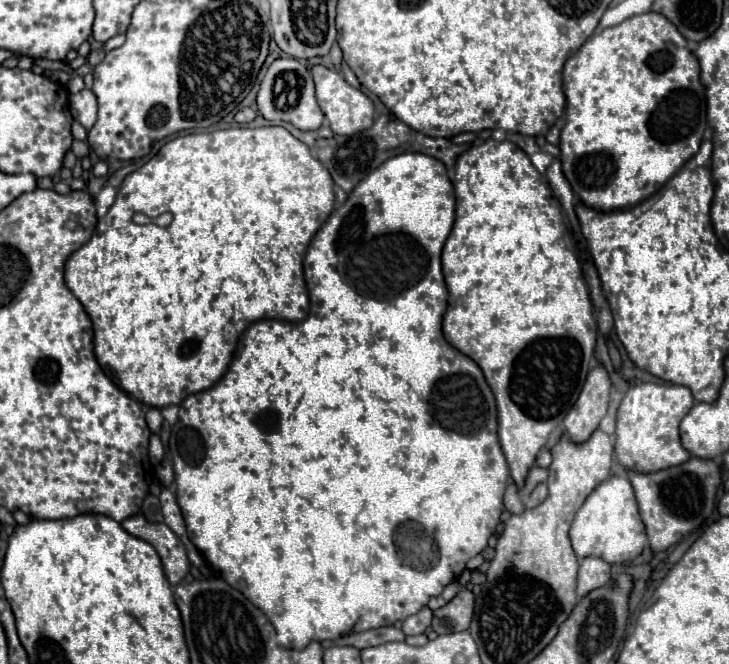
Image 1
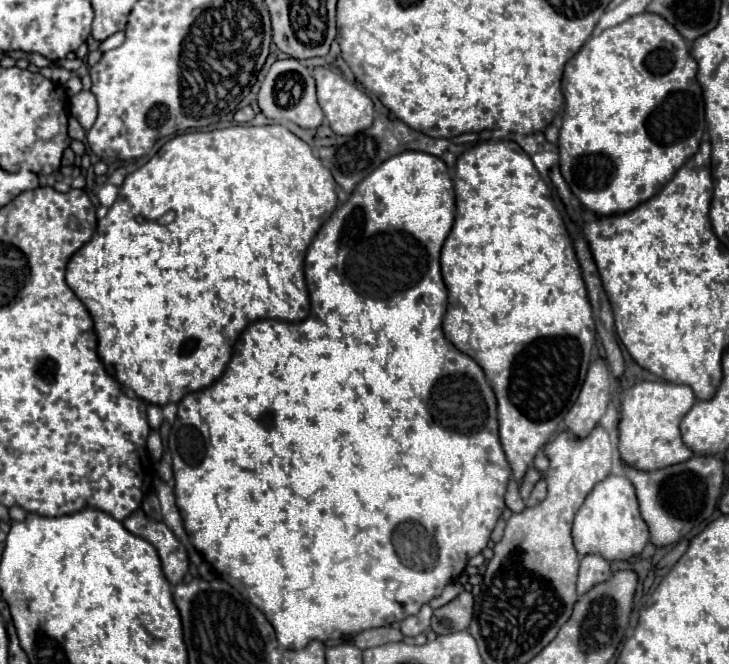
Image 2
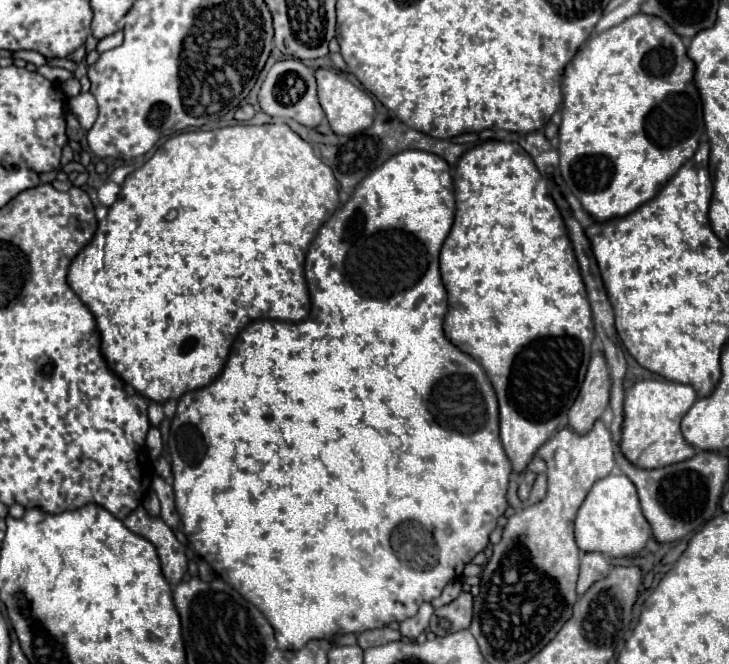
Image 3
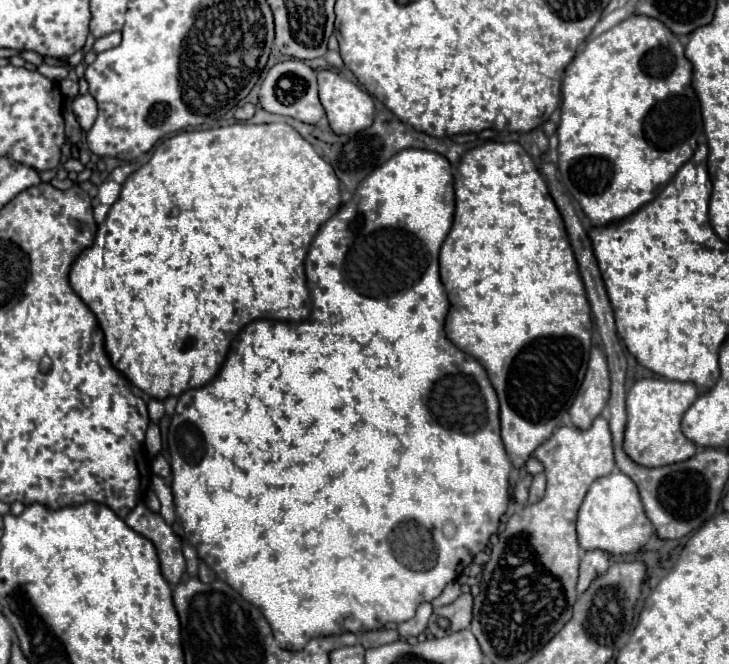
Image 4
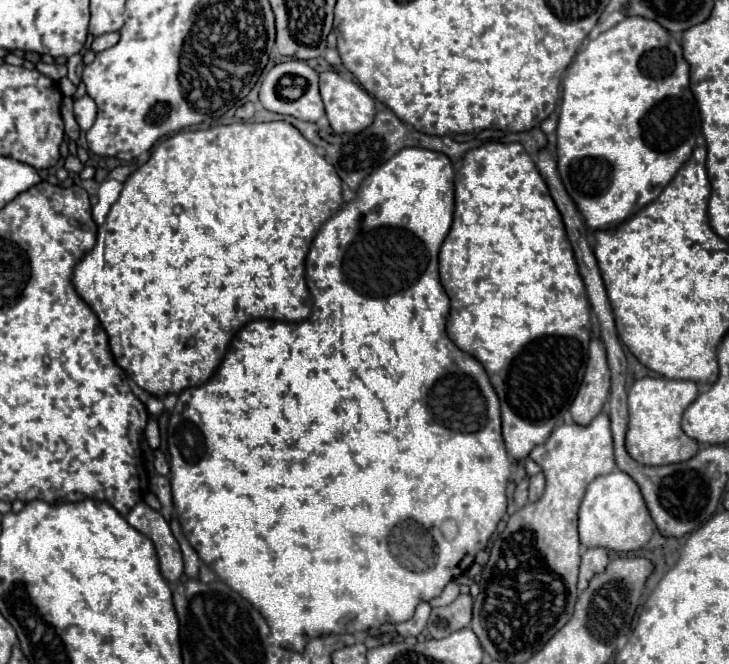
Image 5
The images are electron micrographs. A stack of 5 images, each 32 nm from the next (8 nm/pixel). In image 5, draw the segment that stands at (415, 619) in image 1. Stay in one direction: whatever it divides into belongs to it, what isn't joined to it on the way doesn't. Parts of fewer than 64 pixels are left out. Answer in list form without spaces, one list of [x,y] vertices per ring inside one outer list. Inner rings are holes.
[[[422,602],[422,604],[418,604],[416,606],[416,612],[414,612],[414,616],[410,618],[410,620],[406,620],[406,622],[400,622],[400,624],[396,624],[394,626],[394,630],[396,630],[396,634],[400,634],[400,636],[418,636],[424,628],[426,628],[426,622],[428,622],[428,616],[430,616],[430,604],[428,602]]]

